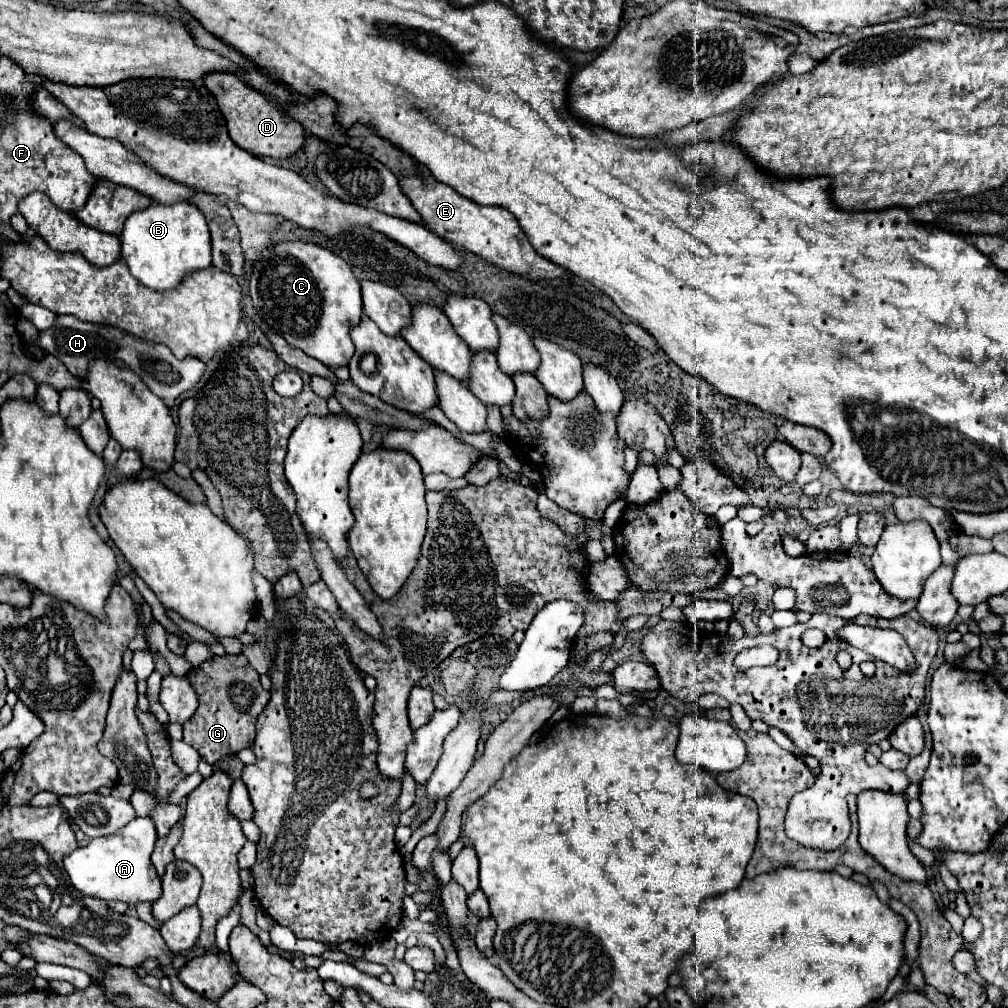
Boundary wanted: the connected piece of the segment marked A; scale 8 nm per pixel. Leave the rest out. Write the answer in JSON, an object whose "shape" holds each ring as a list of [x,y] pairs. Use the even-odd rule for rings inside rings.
{"shape":[[[135,817],[131,823],[121,827],[121,831],[105,837],[95,837],[87,845],[77,847],[65,855],[63,863],[69,879],[77,891],[95,899],[117,899],[129,905],[139,901],[155,901],[161,895],[161,881],[151,865],[151,853],[157,841],[155,823],[151,817]]]}

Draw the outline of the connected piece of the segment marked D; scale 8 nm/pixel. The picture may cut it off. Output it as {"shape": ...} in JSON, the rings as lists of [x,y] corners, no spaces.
{"shape":[[[211,73],[205,77],[207,89],[217,97],[219,109],[227,121],[229,137],[245,151],[253,155],[267,155],[275,159],[287,159],[299,151],[305,143],[305,129],[301,123],[289,119],[277,101],[269,101],[265,95],[249,87],[235,75]]]}

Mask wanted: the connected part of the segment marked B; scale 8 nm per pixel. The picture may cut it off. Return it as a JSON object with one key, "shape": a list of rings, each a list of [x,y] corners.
{"shape":[[[151,203],[145,211],[125,221],[119,239],[121,259],[127,263],[131,275],[155,291],[175,289],[189,273],[211,265],[211,235],[205,217],[193,203]]]}

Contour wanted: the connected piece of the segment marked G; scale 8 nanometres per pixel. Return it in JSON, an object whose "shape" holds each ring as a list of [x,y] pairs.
{"shape":[[[213,657],[211,661],[205,661],[199,667],[191,669],[187,673],[187,679],[197,693],[199,707],[183,727],[183,741],[195,747],[209,765],[251,747],[257,731],[257,717],[267,707],[271,693],[261,687],[259,673],[249,665],[247,657]]]}

